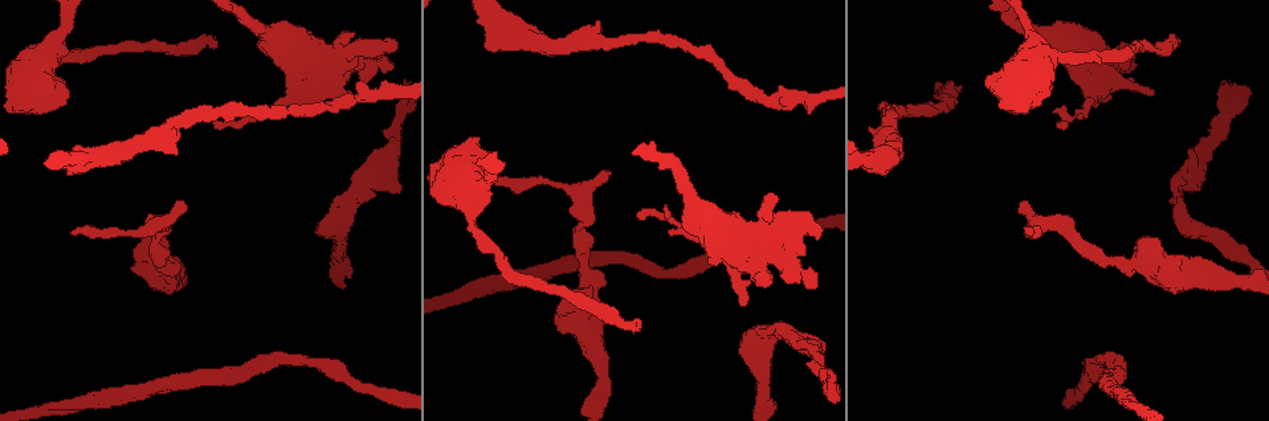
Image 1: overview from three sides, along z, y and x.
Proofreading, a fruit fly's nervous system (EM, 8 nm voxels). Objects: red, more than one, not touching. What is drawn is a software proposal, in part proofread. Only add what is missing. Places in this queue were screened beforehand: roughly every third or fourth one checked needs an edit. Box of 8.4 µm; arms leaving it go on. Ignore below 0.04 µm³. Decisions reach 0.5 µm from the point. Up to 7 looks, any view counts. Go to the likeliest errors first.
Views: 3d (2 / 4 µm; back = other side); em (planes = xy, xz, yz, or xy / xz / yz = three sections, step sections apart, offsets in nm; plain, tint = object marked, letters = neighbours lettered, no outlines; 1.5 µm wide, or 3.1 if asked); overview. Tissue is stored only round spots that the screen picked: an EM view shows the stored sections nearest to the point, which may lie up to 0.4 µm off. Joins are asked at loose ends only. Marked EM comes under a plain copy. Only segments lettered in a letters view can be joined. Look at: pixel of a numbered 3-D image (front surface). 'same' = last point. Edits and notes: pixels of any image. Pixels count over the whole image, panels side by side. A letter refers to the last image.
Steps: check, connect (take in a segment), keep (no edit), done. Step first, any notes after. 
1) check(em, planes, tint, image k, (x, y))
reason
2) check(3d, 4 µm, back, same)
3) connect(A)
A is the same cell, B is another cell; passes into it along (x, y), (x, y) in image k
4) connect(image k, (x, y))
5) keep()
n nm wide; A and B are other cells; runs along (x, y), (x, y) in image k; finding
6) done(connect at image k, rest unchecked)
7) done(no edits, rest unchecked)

check(3d, 2 µm, image 1, (640, 330))
branch stops here

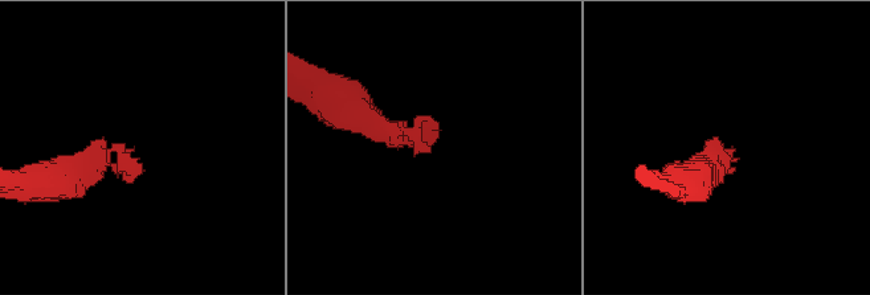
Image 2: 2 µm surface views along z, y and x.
check(em, xy, step 4, letters, image 2, (134, 149))
now the EM

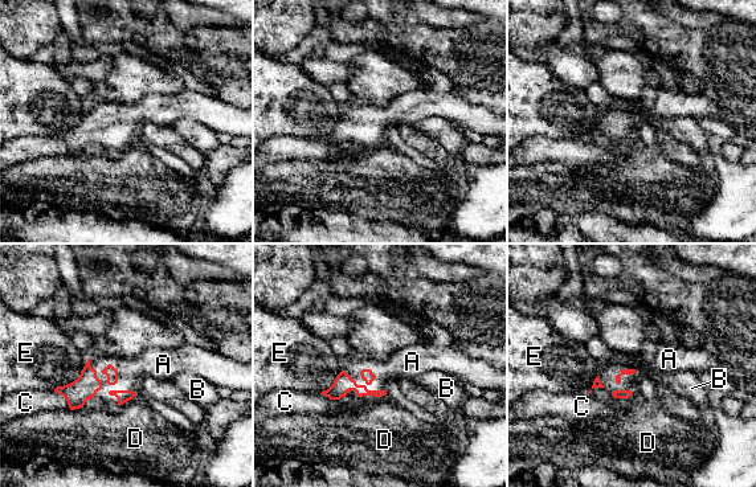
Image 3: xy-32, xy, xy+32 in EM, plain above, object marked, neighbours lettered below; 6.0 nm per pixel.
connect(A)
A is the same cell, B, C, D and E are other cells; passes into it along (343, 383), (364, 385), (399, 365) in image 3; the neuron continues

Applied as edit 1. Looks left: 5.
check(em, xy, step 4, letters, image 1, (1135, 62))
thick end

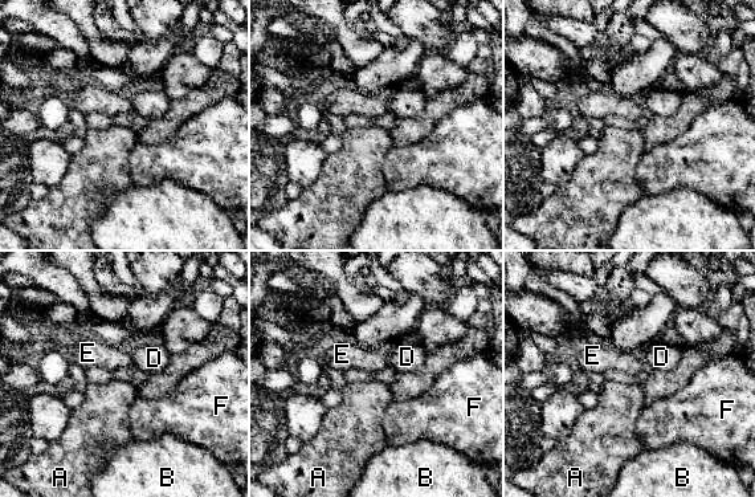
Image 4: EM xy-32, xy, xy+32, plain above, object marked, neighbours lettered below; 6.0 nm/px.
check(em, planes, letters, same)
another direction

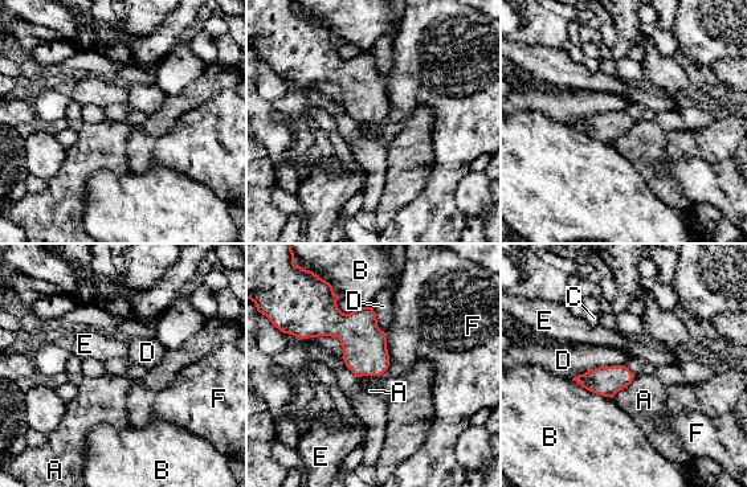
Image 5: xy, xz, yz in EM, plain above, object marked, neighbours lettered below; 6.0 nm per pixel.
keep()
A, B, C, D, E and F are other cells; border along (635, 377), (612, 397) in image 5; none of them fits

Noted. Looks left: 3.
check(em, planes, letters, image 1, (1019, 204))
free end

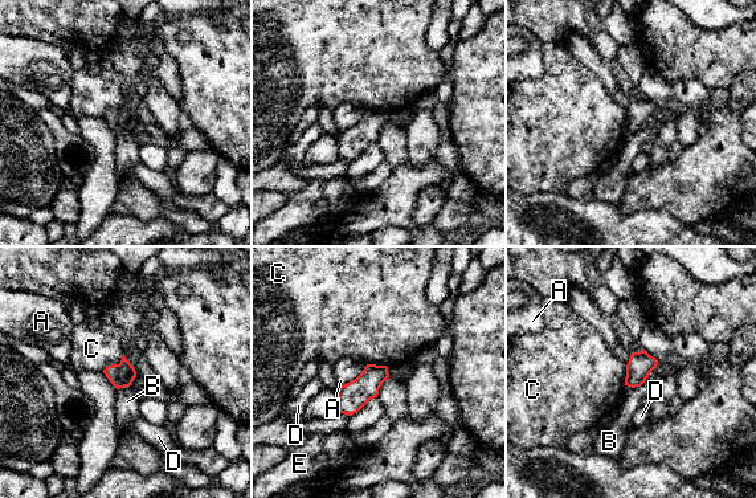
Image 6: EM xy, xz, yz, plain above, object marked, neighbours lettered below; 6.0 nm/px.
keep()
A, B, C, D and E are other cells; border along (123, 354), (102, 371) in image 6; none of them fits

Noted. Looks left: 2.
done(connect at image 3, rest unchecked)

